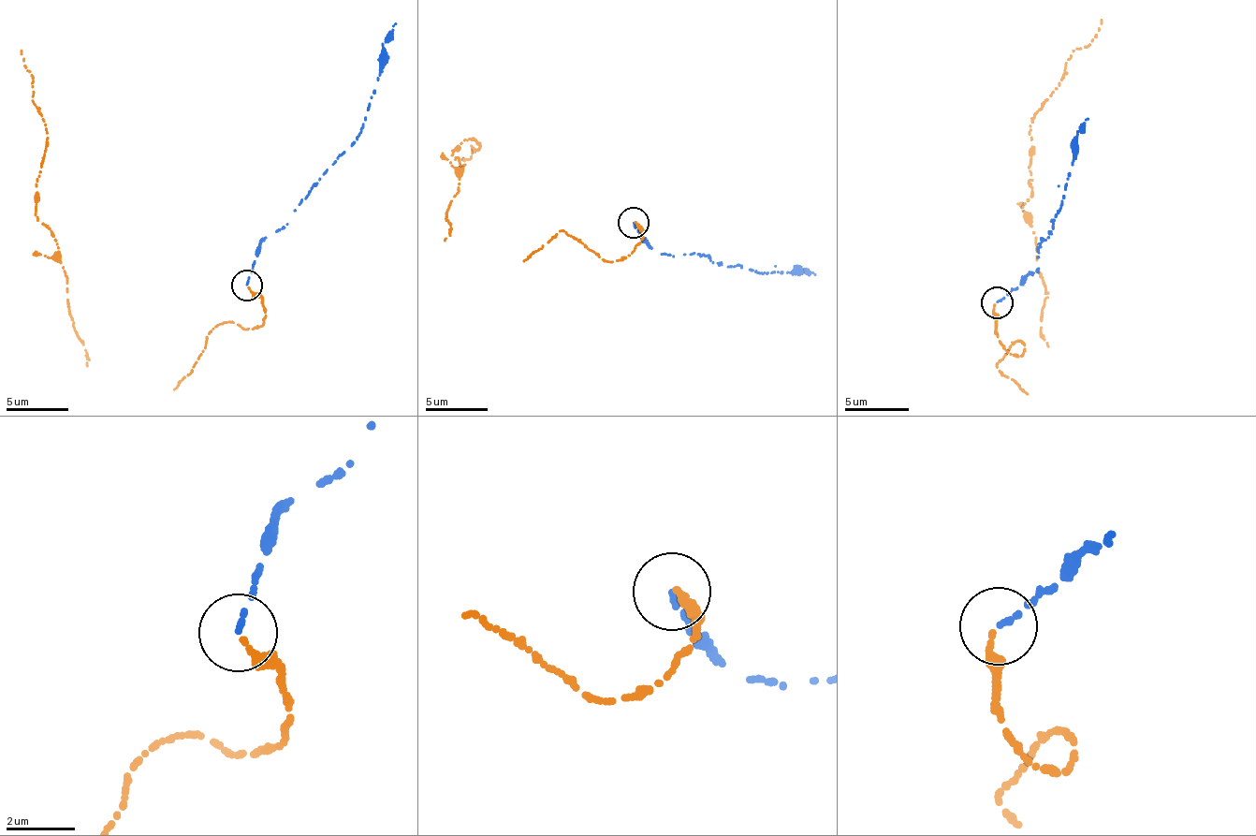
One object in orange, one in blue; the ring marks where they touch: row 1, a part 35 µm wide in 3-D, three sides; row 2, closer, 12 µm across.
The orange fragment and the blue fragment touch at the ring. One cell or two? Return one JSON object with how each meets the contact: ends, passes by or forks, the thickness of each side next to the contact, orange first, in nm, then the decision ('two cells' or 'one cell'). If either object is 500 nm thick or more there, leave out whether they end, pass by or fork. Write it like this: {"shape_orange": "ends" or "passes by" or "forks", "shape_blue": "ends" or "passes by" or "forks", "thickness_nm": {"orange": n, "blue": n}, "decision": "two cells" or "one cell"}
{"shape_orange": "ends", "shape_blue": "ends", "thickness_nm": {"orange": 240, "blue": 150}, "decision": "one cell"}

